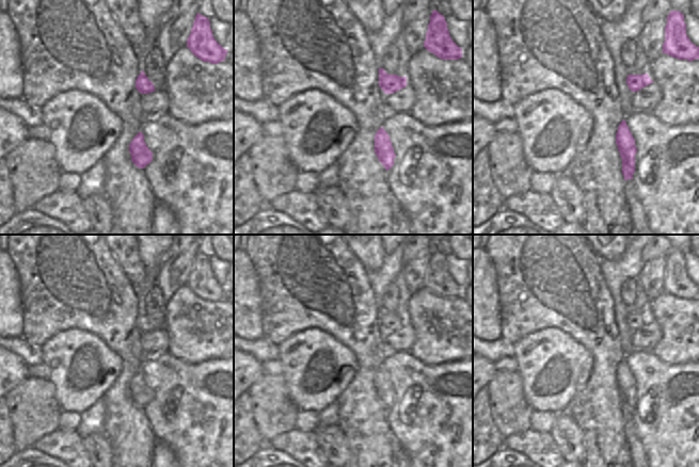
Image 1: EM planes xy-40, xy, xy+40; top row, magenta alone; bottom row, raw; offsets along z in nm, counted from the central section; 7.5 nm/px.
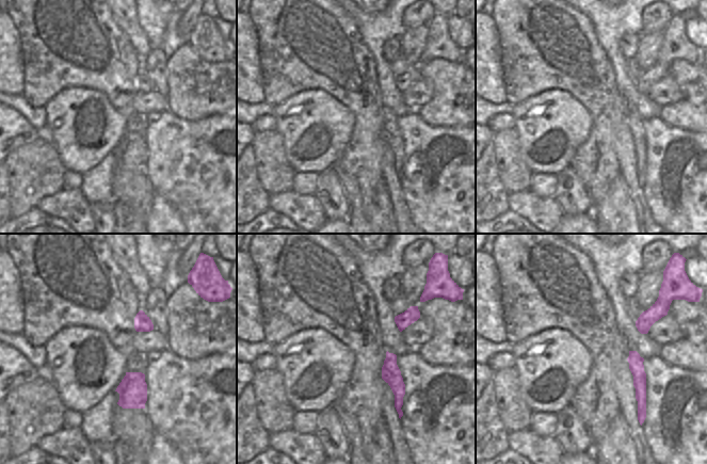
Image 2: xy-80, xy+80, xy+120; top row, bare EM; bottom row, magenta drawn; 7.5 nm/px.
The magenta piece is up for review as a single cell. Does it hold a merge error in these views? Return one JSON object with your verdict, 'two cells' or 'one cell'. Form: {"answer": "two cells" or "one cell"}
{"answer": "one cell"}

